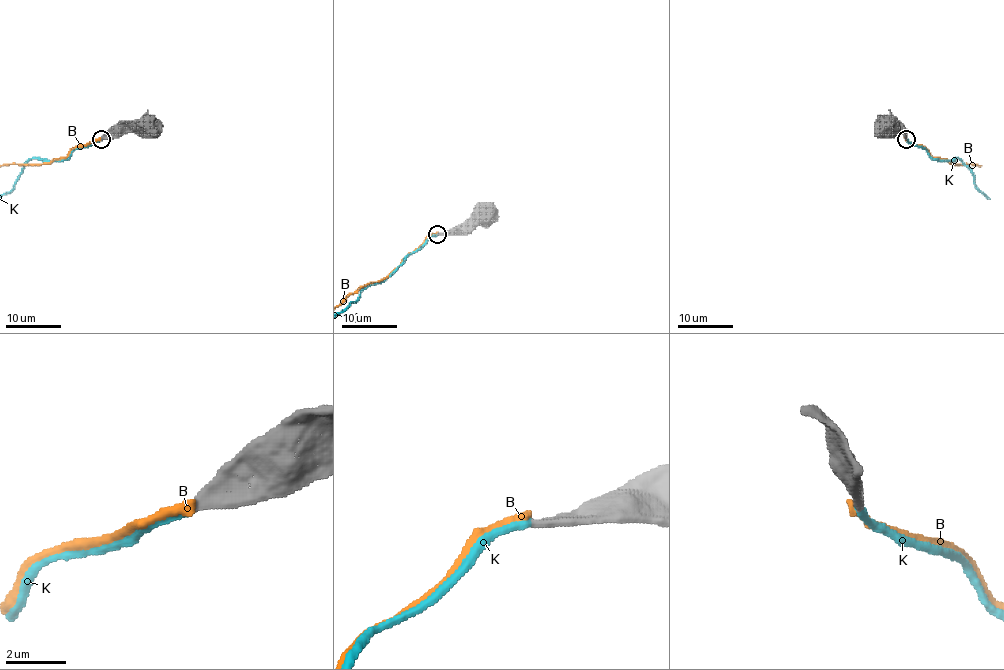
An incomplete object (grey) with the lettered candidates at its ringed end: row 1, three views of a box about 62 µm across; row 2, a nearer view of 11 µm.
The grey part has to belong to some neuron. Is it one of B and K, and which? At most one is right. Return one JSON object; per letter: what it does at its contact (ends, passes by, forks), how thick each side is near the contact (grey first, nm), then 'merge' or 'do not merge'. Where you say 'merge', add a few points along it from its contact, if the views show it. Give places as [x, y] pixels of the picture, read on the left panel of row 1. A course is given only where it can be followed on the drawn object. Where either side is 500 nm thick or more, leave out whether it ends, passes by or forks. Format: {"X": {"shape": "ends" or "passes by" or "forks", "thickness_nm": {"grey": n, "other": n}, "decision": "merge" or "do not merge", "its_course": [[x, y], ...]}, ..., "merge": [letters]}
{"B": {"shape": "ends", "thickness_nm": {"grey": 400, "other": 280}, "decision": "do not merge"}, "K": {"shape": "ends", "thickness_nm": {"grey": 400, "other": 300}, "decision": "merge"}, "merge": ["K"]}

